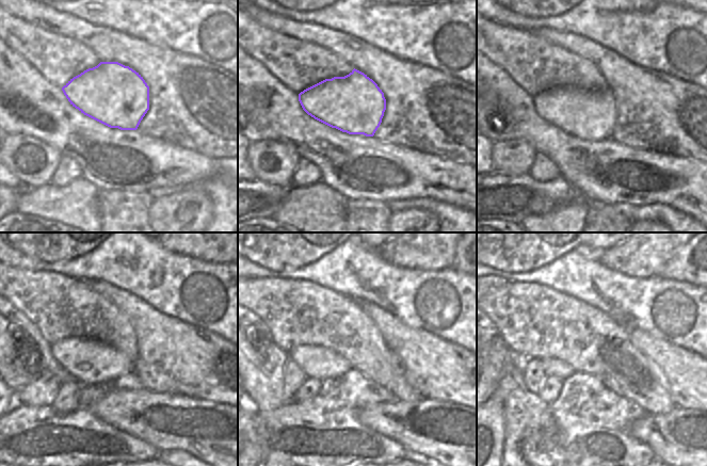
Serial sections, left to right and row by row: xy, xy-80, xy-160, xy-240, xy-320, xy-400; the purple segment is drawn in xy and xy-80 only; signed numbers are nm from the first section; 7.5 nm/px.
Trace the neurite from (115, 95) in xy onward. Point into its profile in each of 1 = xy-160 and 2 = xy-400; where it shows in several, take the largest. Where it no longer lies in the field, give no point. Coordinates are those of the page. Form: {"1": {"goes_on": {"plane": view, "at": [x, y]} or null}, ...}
{"1": {"goes_on": {"plane": "xy-160", "at": [588, 115]}}, "2": {"goes_on": {"plane": "xy-400", "at": [556, 367]}}}

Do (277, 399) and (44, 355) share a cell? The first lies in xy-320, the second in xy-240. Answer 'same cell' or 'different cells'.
different cells

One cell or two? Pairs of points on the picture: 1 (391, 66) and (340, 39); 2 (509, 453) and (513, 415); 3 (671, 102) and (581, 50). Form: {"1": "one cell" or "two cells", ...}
{"1": "one cell", "2": "one cell", "3": "one cell"}

